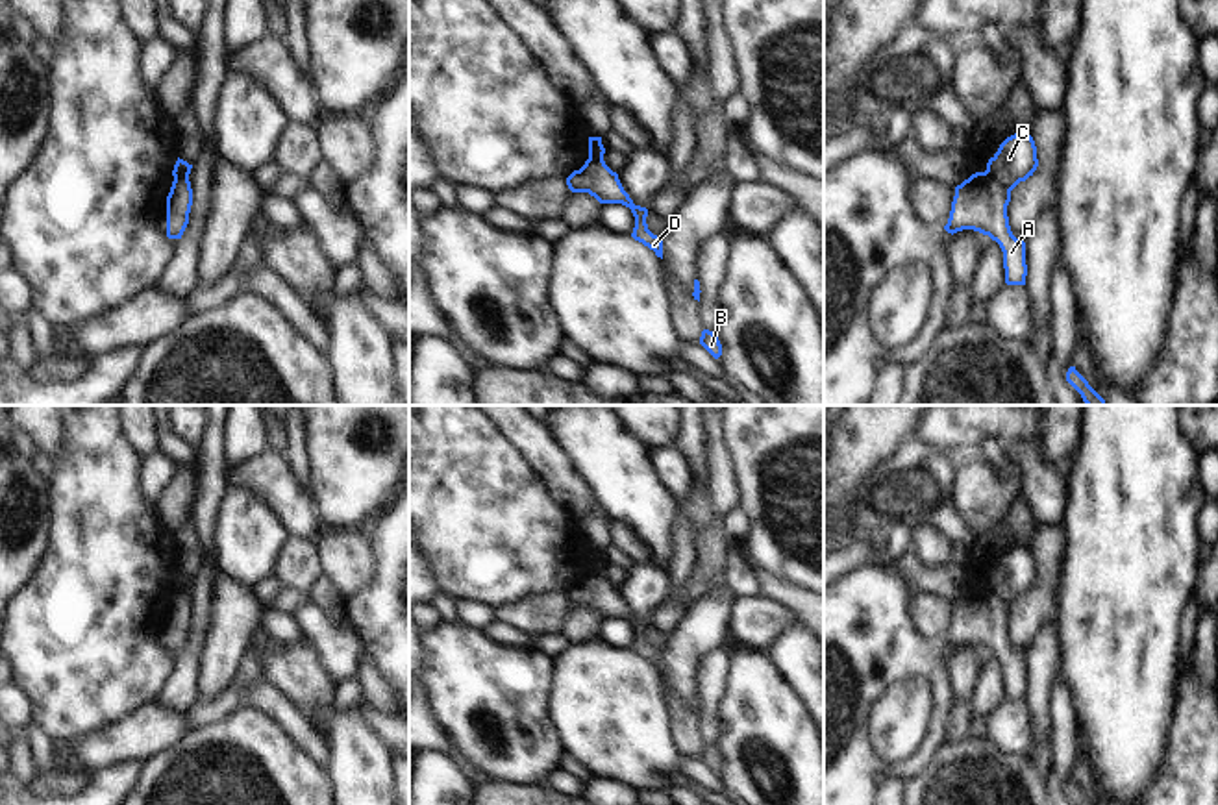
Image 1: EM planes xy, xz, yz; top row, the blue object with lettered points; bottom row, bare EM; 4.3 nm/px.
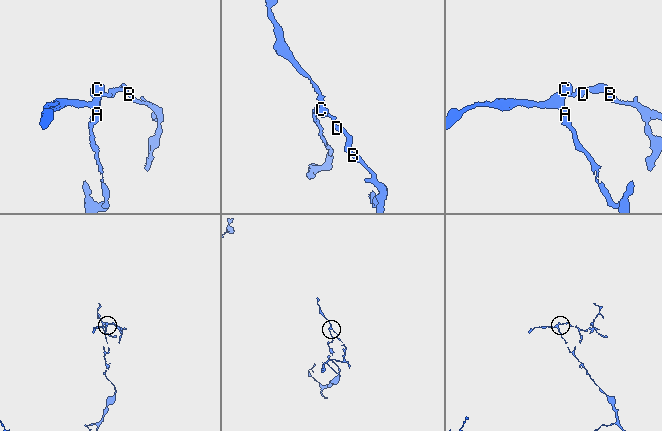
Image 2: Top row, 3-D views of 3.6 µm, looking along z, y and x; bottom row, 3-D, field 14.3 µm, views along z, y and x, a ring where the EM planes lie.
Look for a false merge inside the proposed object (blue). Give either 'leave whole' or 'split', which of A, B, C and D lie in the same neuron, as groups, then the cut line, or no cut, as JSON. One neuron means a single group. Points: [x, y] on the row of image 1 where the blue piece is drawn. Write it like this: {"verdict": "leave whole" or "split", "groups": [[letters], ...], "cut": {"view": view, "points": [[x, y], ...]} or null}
{"verdict": "split", "groups": [["A"], ["B", "C", "D"]], "cut": {"view": "yz", "points": [[985, 171], [1009, 191]]}}

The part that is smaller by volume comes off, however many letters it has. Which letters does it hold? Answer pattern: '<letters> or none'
B, C, D

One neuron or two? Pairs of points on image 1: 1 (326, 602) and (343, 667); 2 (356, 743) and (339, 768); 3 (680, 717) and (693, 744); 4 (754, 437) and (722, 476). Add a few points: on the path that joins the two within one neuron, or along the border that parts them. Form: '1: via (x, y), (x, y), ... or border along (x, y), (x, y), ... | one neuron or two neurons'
1: border along (310, 600), (328, 613) | two neurons
2: via (354, 748), (354, 754), (345, 763) | one neuron
3: via (685, 724), (687, 737) | one neuron
4: border along (720, 424), (720, 435), (739, 495), (737, 506) | two neurons

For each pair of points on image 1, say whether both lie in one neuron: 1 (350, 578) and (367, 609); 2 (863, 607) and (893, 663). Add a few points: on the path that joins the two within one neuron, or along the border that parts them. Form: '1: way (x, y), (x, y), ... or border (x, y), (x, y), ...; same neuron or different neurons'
1: border (369, 550), (372, 580), (343, 600); different neurons
2: way (865, 620), (869, 624), (869, 639), (880, 650); same neuron

